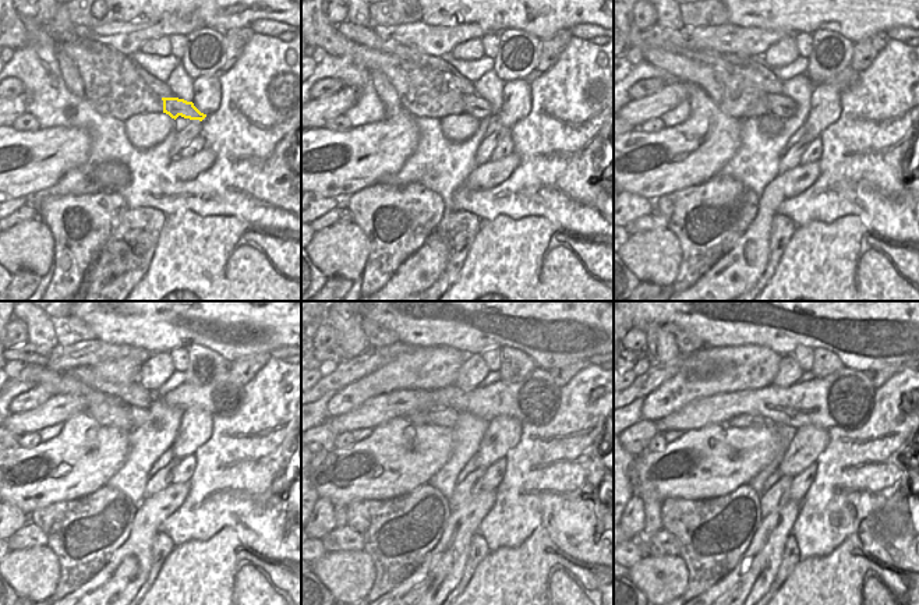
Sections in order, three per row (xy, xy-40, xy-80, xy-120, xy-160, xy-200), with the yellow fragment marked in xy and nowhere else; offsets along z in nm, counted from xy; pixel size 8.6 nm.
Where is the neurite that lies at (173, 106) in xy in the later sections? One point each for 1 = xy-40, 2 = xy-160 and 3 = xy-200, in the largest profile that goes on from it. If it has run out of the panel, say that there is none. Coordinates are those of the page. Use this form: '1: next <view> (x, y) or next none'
1: next xy-40 (479, 108)
2: next xy-160 (448, 417)
3: next xy-200 (743, 420)

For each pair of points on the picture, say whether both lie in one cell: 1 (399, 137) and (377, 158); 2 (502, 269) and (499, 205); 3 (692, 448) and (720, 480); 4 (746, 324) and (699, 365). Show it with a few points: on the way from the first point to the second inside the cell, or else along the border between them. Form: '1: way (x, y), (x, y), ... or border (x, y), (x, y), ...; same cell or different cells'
1: way (393, 142), (382, 152); same cell
2: border (532, 215), (518, 219), (497, 215), (483, 222); different cells
3: way (700, 456), (716, 471); same cell
4: border (752, 343), (706, 347); different cells

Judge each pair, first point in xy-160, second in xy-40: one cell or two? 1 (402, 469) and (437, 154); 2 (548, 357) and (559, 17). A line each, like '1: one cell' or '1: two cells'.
1: two cells
2: one cell

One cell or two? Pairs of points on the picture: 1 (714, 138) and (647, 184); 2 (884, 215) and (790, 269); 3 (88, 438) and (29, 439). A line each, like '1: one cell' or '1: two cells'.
1: one cell
2: two cells
3: two cells

